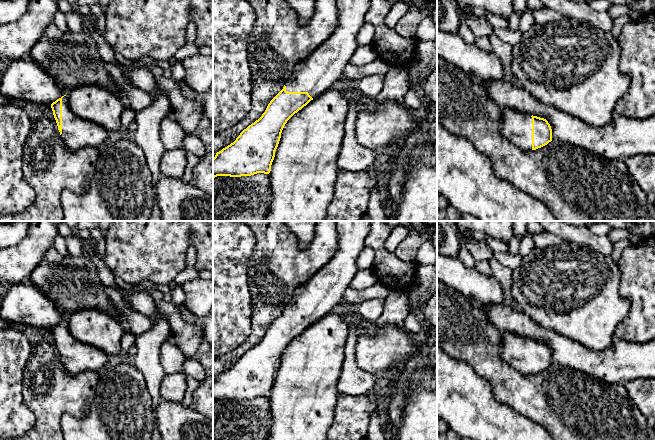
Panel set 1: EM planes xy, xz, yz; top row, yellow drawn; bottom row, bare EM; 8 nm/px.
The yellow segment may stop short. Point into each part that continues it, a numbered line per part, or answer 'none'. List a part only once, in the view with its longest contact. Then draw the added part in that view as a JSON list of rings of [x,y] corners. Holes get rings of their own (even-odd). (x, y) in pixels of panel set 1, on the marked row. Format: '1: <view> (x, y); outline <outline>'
1: xy (77, 133); outline [[[67,96],[62,98],[62,134],[65,145],[72,150],[83,147],[101,148],[107,143],[109,133],[95,123],[77,117],[67,104]]]

